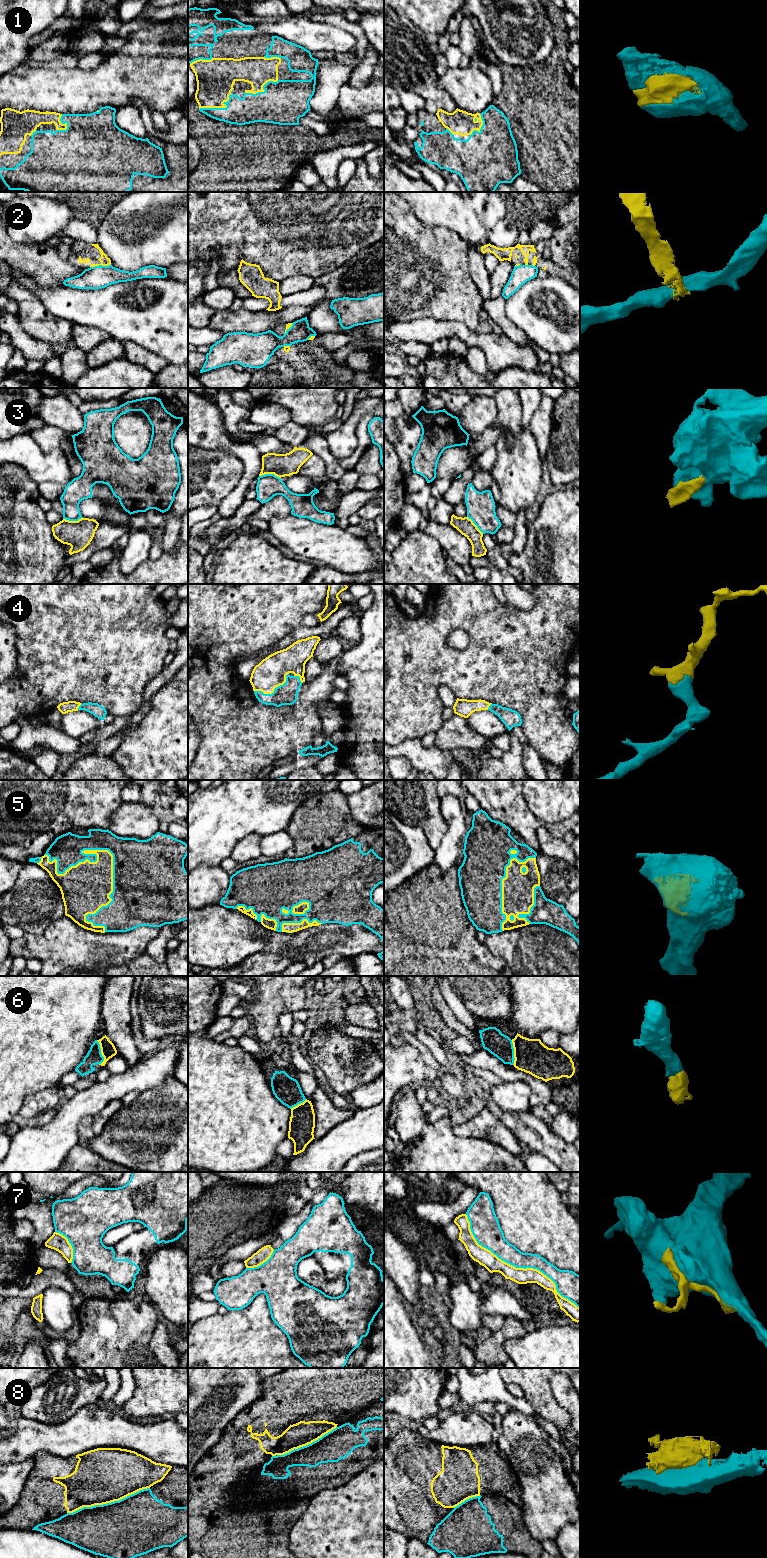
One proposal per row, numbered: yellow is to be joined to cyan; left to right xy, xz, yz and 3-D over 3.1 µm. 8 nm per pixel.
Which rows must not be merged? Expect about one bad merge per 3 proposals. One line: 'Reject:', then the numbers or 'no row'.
Reject: 2, 3, 7, 8

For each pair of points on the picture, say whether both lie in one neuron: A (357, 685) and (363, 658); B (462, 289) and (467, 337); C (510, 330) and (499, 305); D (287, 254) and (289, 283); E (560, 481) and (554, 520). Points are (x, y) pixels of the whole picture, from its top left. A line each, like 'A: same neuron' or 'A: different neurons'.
A: different neurons
B: different neurons
C: same neuron
D: different neurons
E: different neurons

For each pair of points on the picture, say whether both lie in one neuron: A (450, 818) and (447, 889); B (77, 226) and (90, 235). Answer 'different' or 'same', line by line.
A: different
B: same

